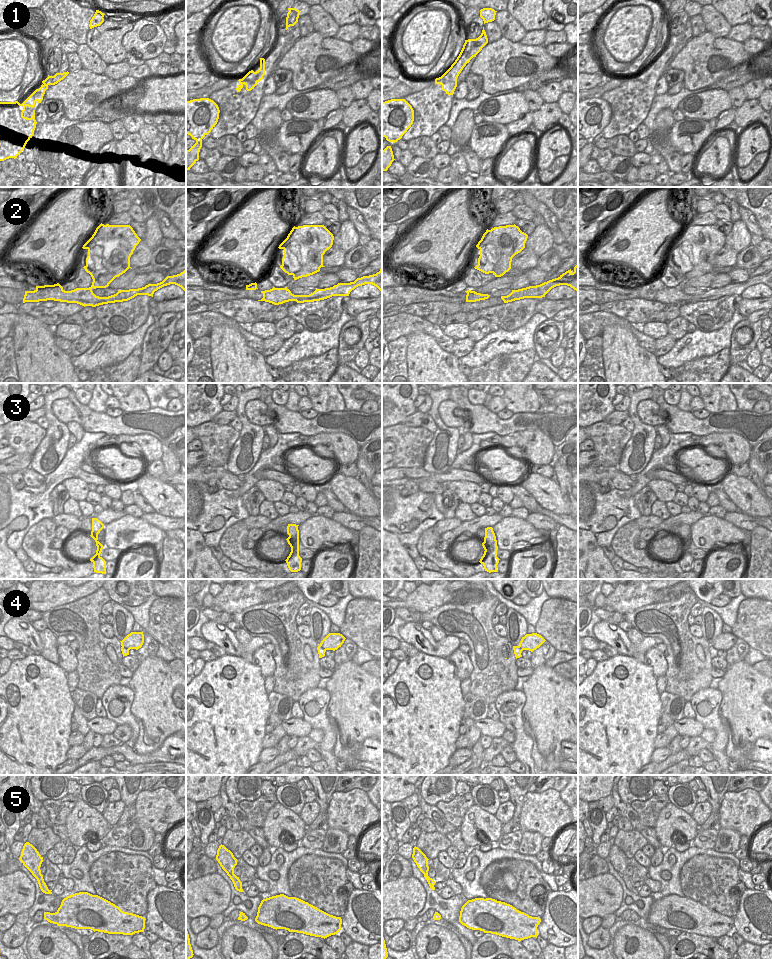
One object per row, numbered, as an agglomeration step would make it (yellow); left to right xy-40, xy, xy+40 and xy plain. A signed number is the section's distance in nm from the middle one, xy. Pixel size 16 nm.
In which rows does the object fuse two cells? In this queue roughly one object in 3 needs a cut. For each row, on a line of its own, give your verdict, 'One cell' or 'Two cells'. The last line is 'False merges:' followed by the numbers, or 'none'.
1: Two cells
2: Two cells
3: One cell
4: One cell
5: One cell
False merges: 1, 2

